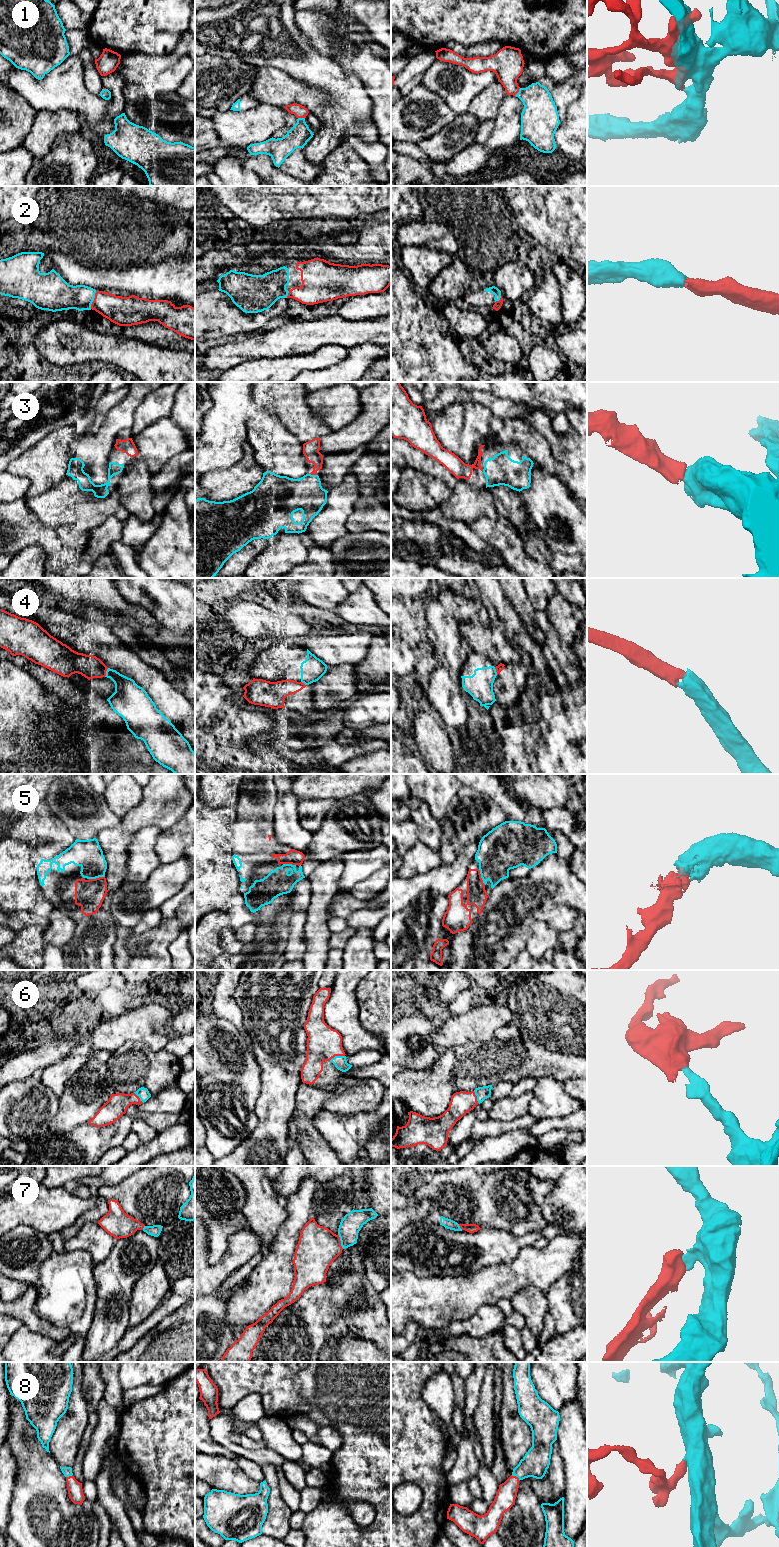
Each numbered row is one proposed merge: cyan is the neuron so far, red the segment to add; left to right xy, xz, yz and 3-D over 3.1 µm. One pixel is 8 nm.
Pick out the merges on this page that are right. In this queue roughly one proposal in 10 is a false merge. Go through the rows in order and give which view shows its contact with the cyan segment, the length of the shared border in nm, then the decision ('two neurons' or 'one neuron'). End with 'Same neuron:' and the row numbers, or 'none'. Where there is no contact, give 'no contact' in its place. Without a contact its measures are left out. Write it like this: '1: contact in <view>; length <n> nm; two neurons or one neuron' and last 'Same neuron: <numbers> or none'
1: contact in yz; length 80 nm; one neuron
2: contact in xy; length 150 nm; one neuron
3: contact in xz; length 60 nm; one neuron
4: contact in xy; length 80 nm; two neurons
5: contact in xy; length 130 nm; one neuron
6: contact in xz; length 130 nm; one neuron
7: contact in xz; length 130 nm; one neuron
8: contact in yz; length 80 nm; one neuron
Same neuron: 1, 2, 3, 5, 6, 7, 8

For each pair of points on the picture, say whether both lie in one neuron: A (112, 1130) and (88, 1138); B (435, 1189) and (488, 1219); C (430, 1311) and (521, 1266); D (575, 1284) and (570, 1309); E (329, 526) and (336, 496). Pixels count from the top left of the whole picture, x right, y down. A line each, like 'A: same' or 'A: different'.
A: same
B: same
C: same
D: same
E: same

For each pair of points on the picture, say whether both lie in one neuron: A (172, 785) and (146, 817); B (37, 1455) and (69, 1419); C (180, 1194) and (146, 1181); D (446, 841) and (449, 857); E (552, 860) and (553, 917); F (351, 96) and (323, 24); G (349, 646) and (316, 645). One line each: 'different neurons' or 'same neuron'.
A: same neuron
B: different neurons
C: same neuron
D: same neuron
E: different neurons
F: different neurons
G: same neuron

